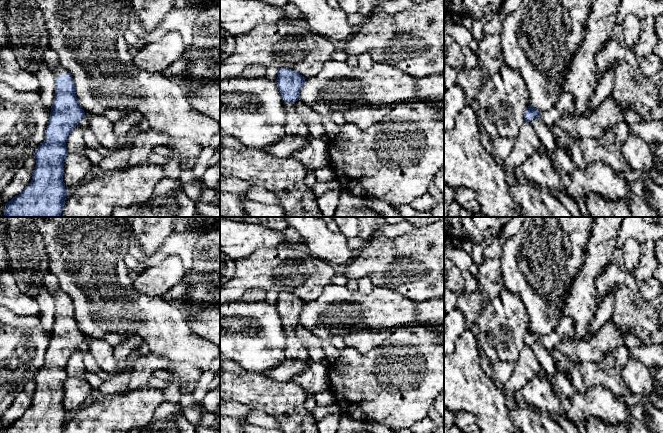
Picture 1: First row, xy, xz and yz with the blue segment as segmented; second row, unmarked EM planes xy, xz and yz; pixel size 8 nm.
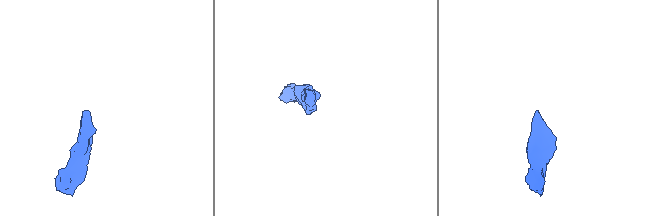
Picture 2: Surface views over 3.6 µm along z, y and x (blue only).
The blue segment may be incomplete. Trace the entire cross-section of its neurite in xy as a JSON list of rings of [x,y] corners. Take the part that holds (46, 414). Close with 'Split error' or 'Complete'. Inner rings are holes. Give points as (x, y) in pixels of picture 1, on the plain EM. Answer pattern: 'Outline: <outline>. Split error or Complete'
Outline: [[[48,272],[43,284],[56,301],[55,320],[45,354],[45,364],[35,374],[36,389],[31,406],[19,419],[5,428],[5,433],[63,433],[65,429],[65,421],[68,417],[63,406],[64,384],[68,378],[66,366],[77,347],[84,342],[85,336],[78,327],[73,302],[61,289],[58,279]]]. Split error

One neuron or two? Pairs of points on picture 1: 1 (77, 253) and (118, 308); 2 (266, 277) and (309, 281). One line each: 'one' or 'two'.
1: one
2: one

